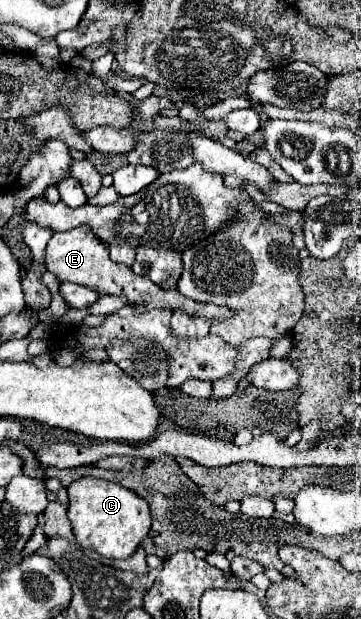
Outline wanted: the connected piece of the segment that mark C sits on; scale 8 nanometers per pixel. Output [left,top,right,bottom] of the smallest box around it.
[67,477,151,559]

